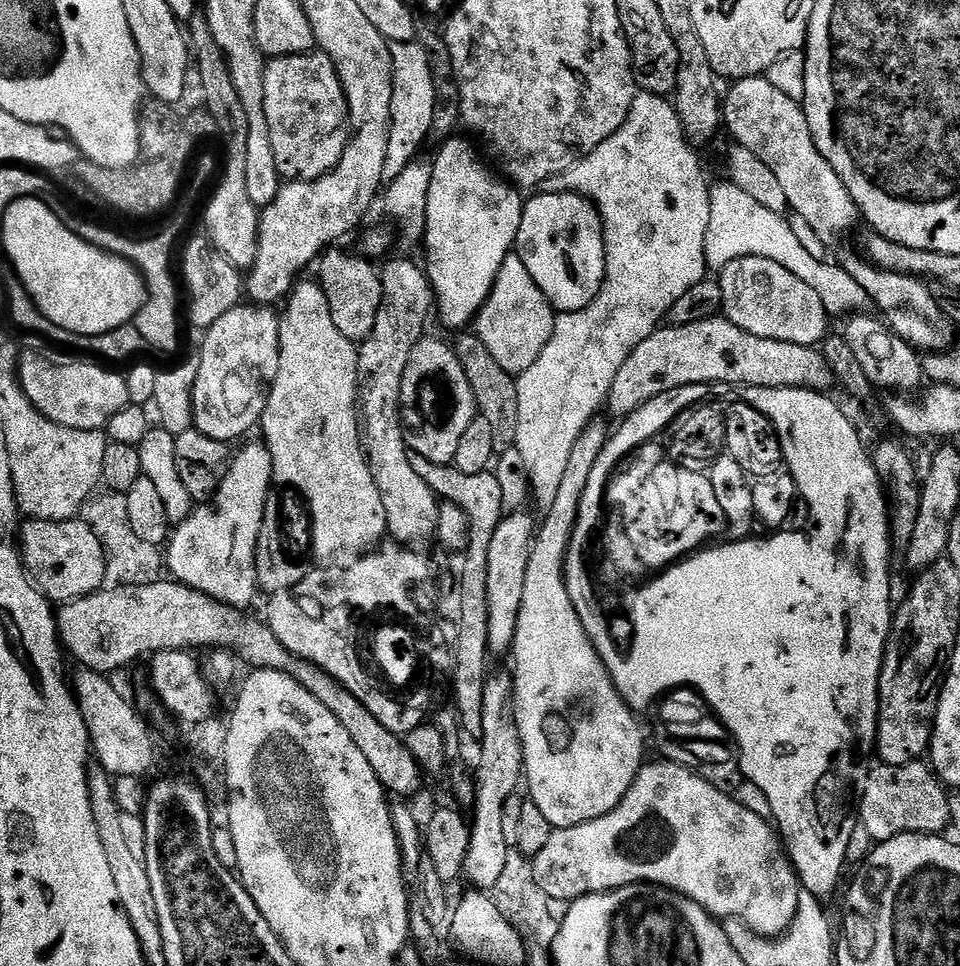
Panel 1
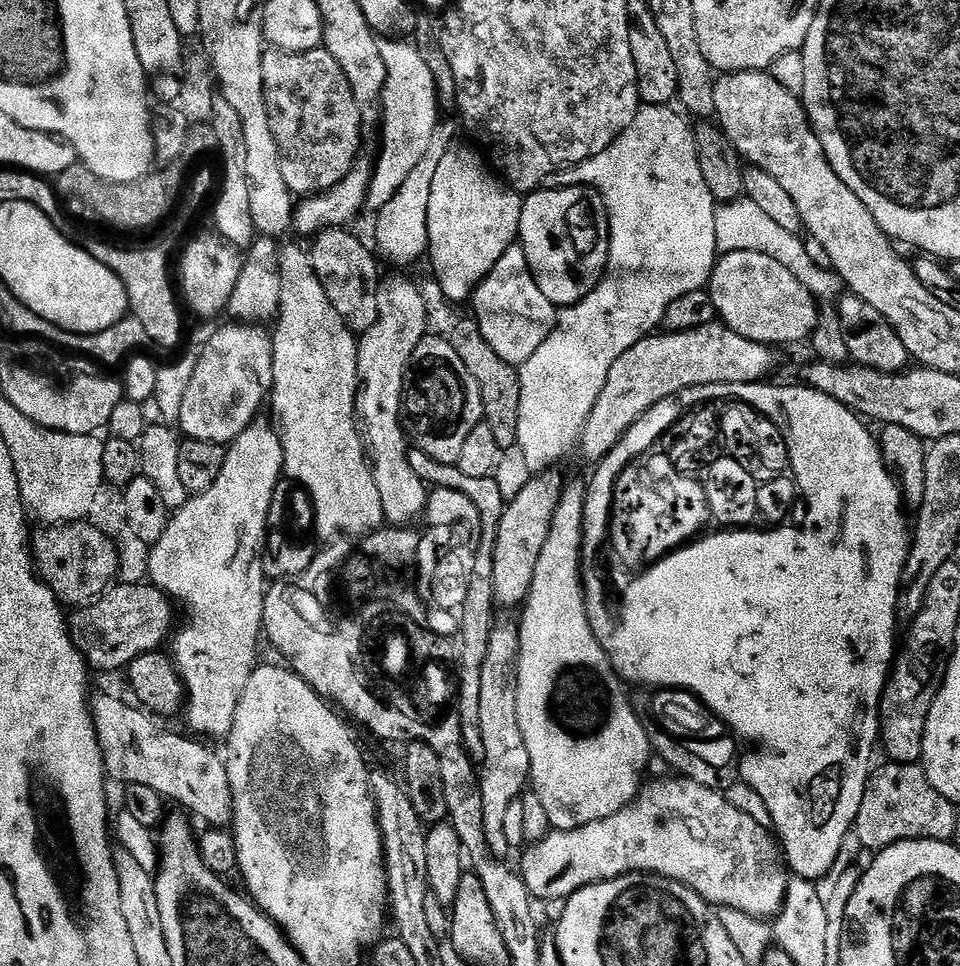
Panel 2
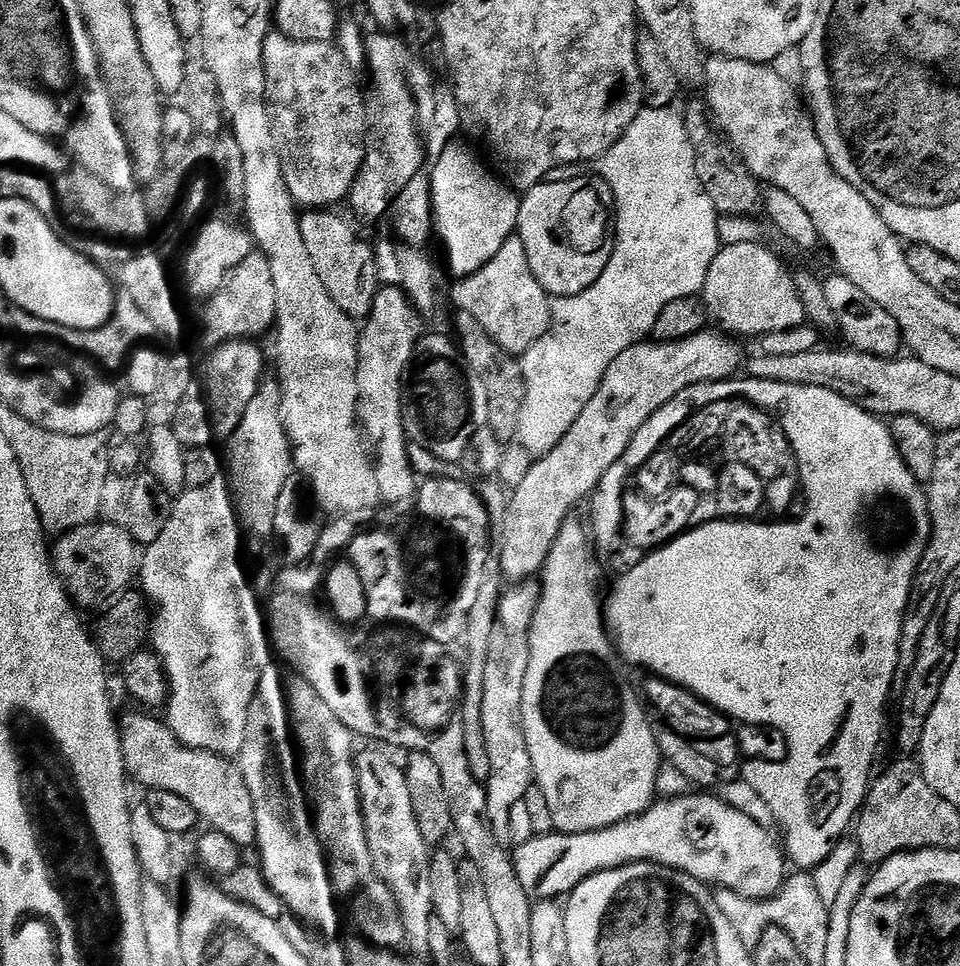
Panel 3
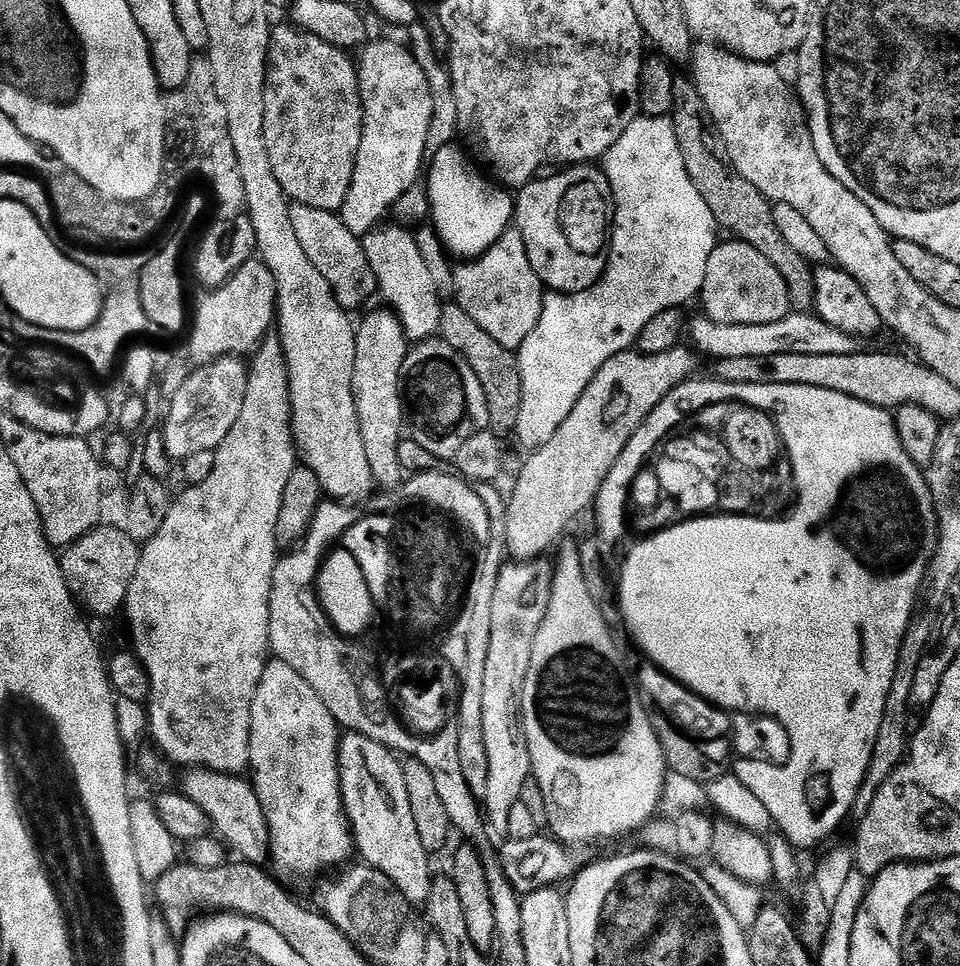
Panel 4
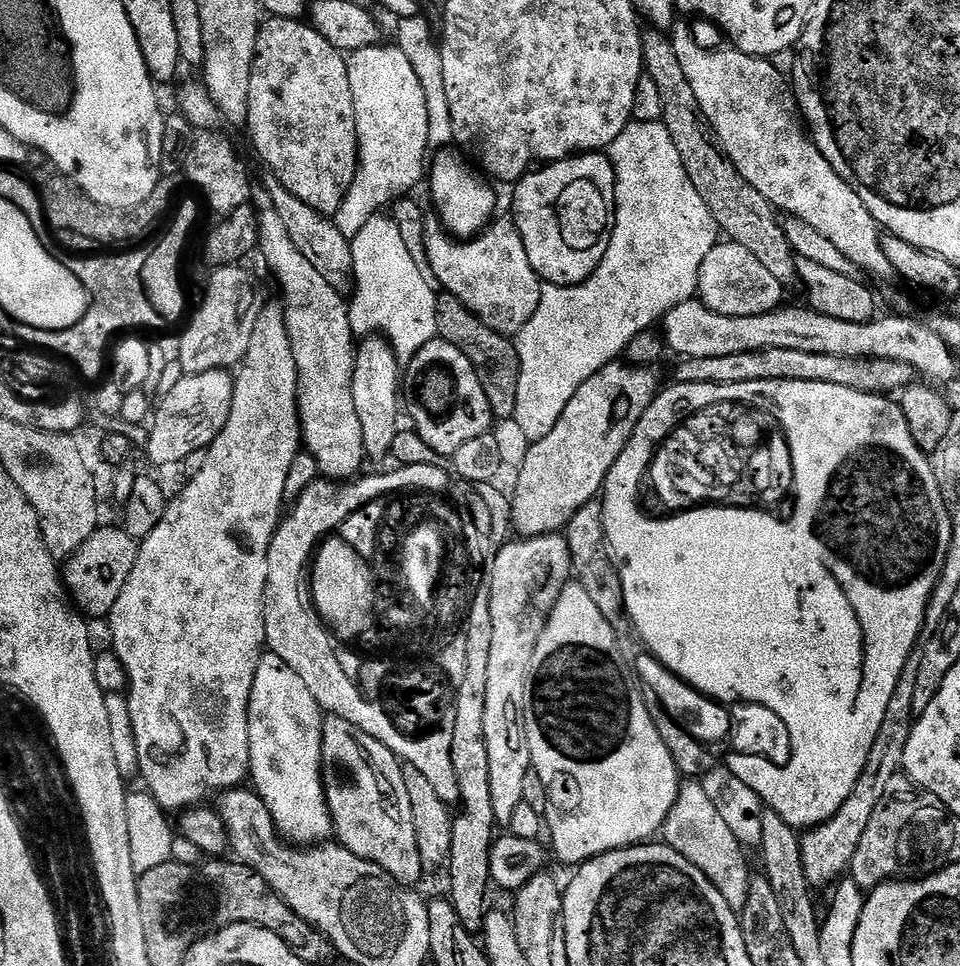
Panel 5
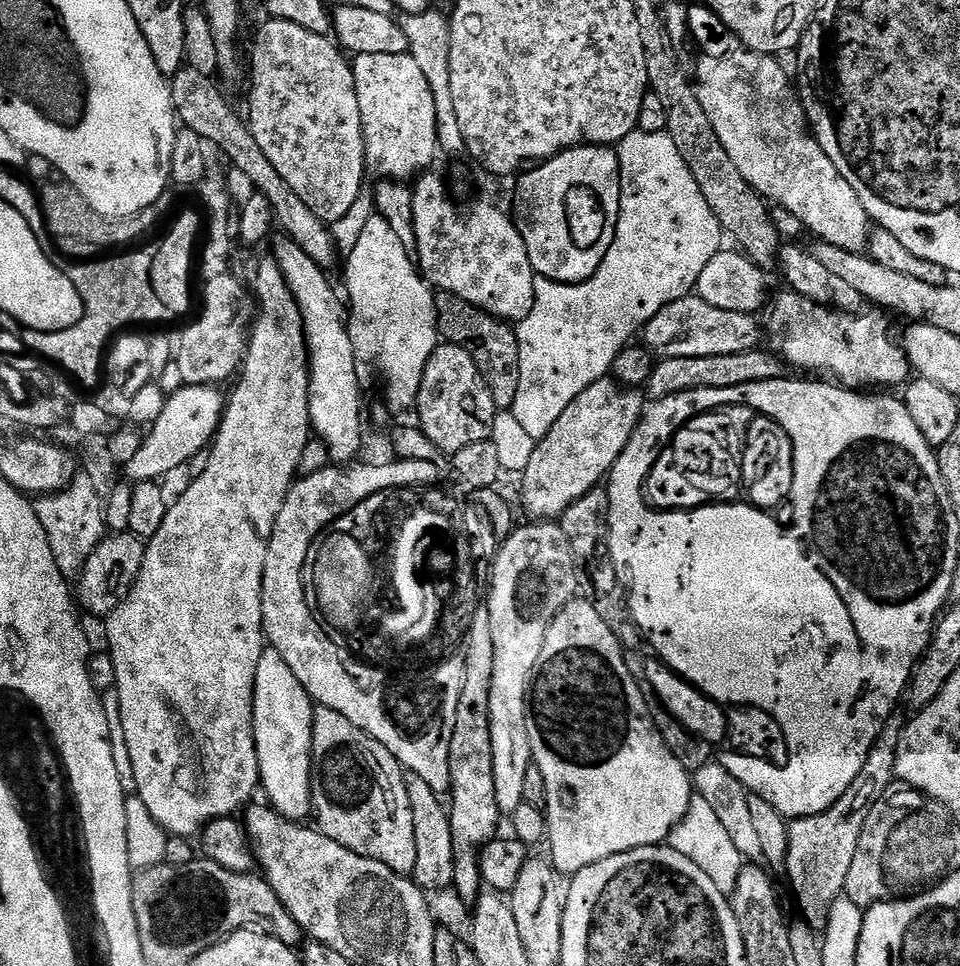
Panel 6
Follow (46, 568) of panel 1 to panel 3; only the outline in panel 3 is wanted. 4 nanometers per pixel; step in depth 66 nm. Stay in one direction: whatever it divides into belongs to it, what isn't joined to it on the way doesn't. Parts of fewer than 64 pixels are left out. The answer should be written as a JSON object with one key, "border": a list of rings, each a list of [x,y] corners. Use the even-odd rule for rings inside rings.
{"border":[[[97,522],[65,532],[57,540],[60,541],[50,548],[51,566],[69,597],[81,609],[103,609],[129,587],[131,580],[133,583],[138,572],[138,545],[127,527]]]}

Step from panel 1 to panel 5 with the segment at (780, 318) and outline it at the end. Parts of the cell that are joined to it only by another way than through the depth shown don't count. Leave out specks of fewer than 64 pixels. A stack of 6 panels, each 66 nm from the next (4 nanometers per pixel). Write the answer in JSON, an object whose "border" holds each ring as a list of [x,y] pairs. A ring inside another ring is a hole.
{"border":[[[729,240],[718,242],[707,254],[700,271],[701,303],[726,317],[756,317],[776,311],[785,288],[747,248]]]}

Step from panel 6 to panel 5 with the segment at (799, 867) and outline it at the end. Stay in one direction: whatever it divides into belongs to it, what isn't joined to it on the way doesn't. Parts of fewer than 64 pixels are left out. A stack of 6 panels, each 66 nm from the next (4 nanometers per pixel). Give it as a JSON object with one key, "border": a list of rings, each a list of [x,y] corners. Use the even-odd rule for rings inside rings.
{"border":[[[920,642],[914,646],[914,650],[910,650],[910,658],[906,658],[906,666],[898,678],[894,698],[890,698],[890,706],[886,706],[886,718],[884,725],[880,727],[880,739],[874,742],[868,765],[858,778],[850,798],[846,798],[838,814],[834,814],[826,823],[819,824],[816,828],[807,829],[800,836],[802,866],[809,885],[828,883],[831,885],[833,881],[843,877],[849,871],[854,854],[862,842],[862,834],[866,834],[866,822],[870,822],[870,814],[874,814],[878,802],[883,800],[889,791],[888,783],[891,782],[892,775],[903,765],[904,744],[910,742],[914,723],[912,699],[914,685],[918,682],[918,670],[922,666],[923,653],[924,644]]]}

